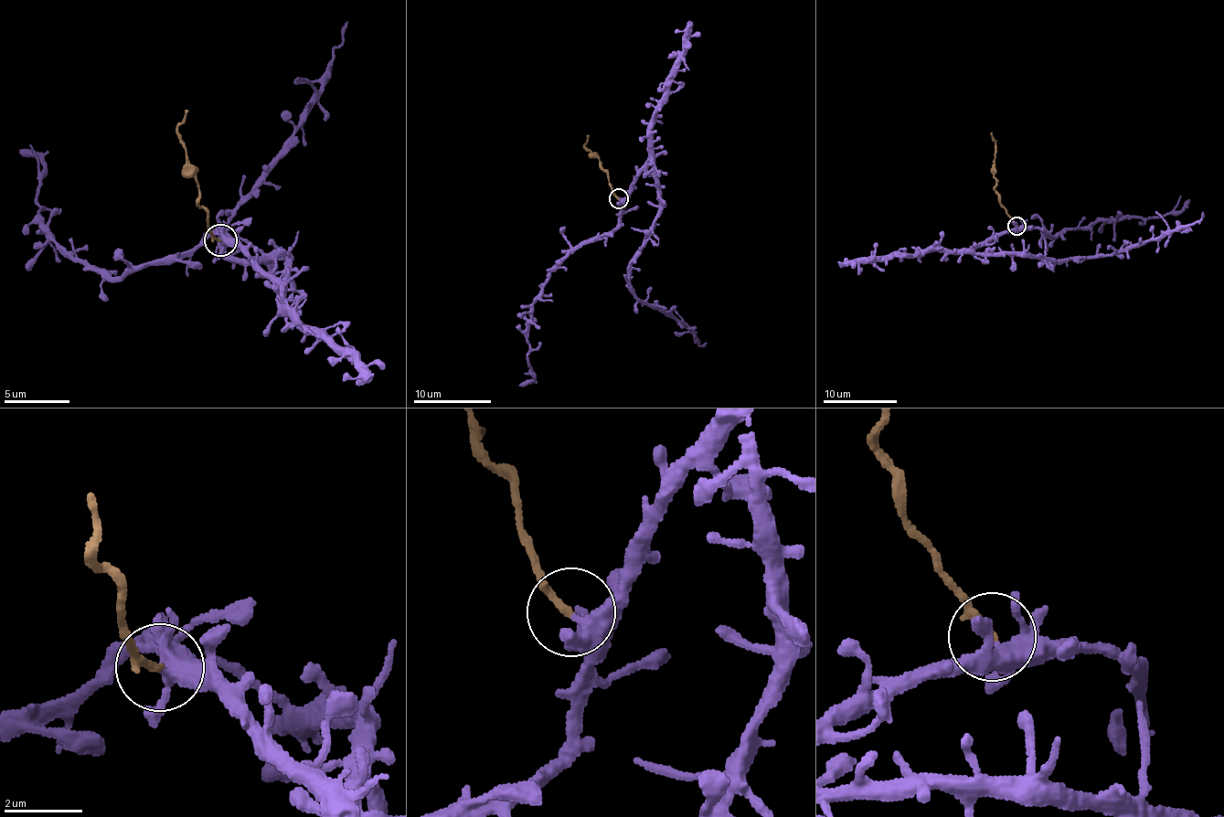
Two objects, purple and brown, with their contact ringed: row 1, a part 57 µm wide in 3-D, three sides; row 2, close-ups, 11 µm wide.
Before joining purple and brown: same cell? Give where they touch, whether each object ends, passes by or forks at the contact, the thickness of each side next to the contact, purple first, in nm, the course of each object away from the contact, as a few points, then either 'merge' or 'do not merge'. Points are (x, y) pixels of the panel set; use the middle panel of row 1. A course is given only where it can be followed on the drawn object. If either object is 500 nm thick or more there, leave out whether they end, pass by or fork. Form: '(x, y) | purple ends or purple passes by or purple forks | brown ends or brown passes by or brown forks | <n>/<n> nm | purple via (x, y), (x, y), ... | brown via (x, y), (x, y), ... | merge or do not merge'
(619, 198) | purple forks | brown ends | 280/200 nm | purple via (619, 198), (651, 160), (659, 213), (632, 263), (632, 294), (690, 330), (697, 343), (707, 343) | brown via (619, 197), (597, 154), (585, 147), (590, 135) | do not merge

